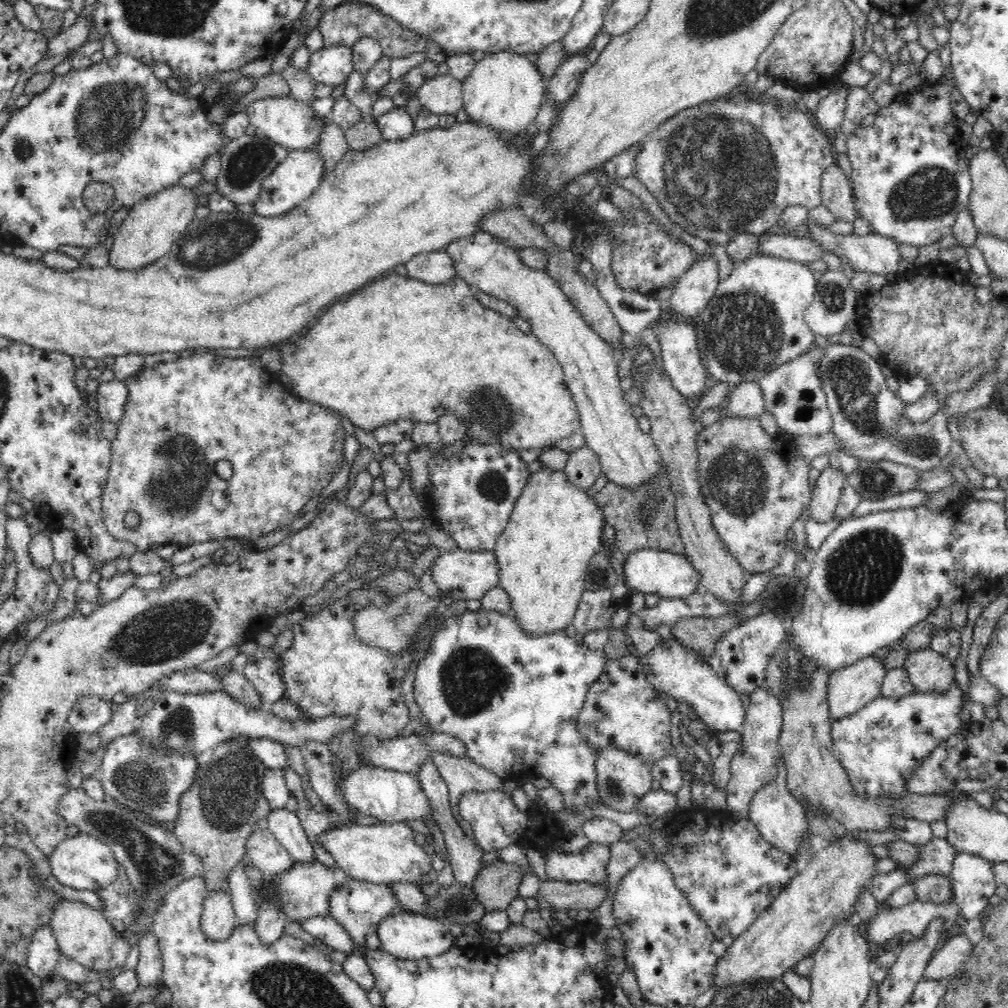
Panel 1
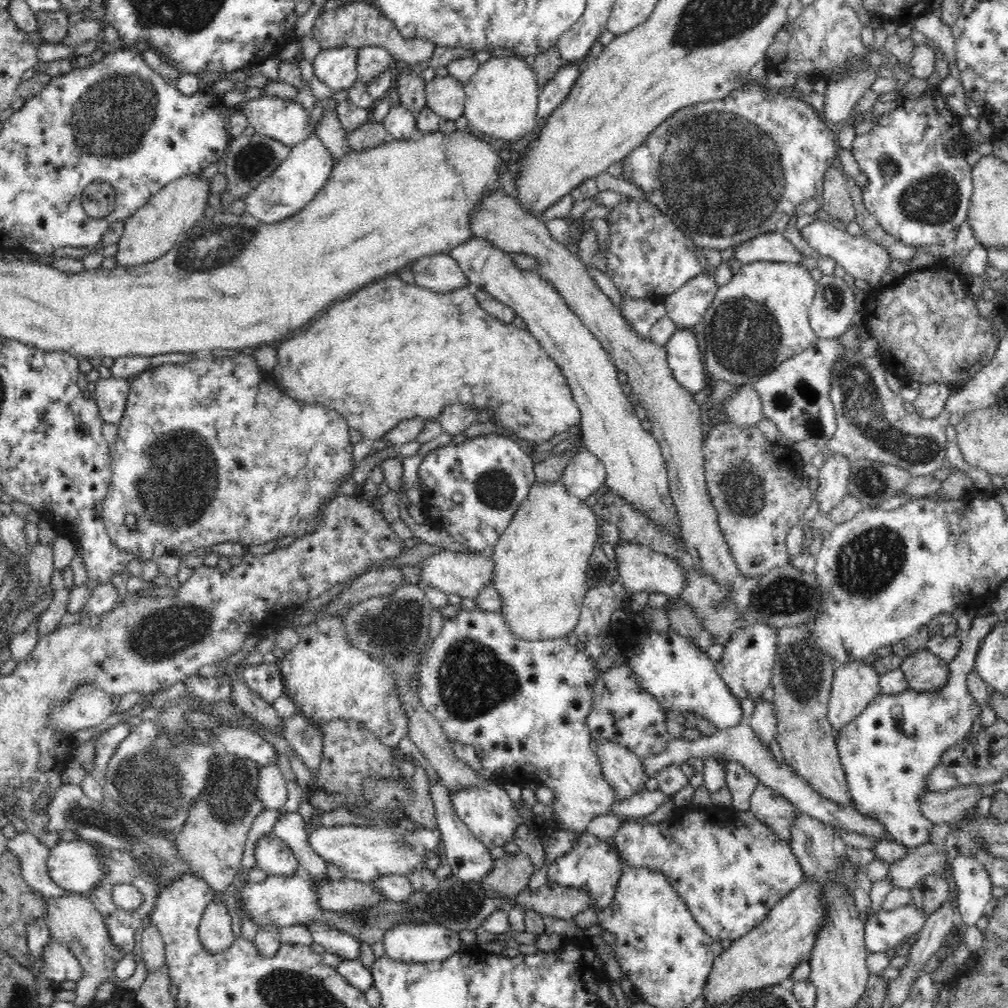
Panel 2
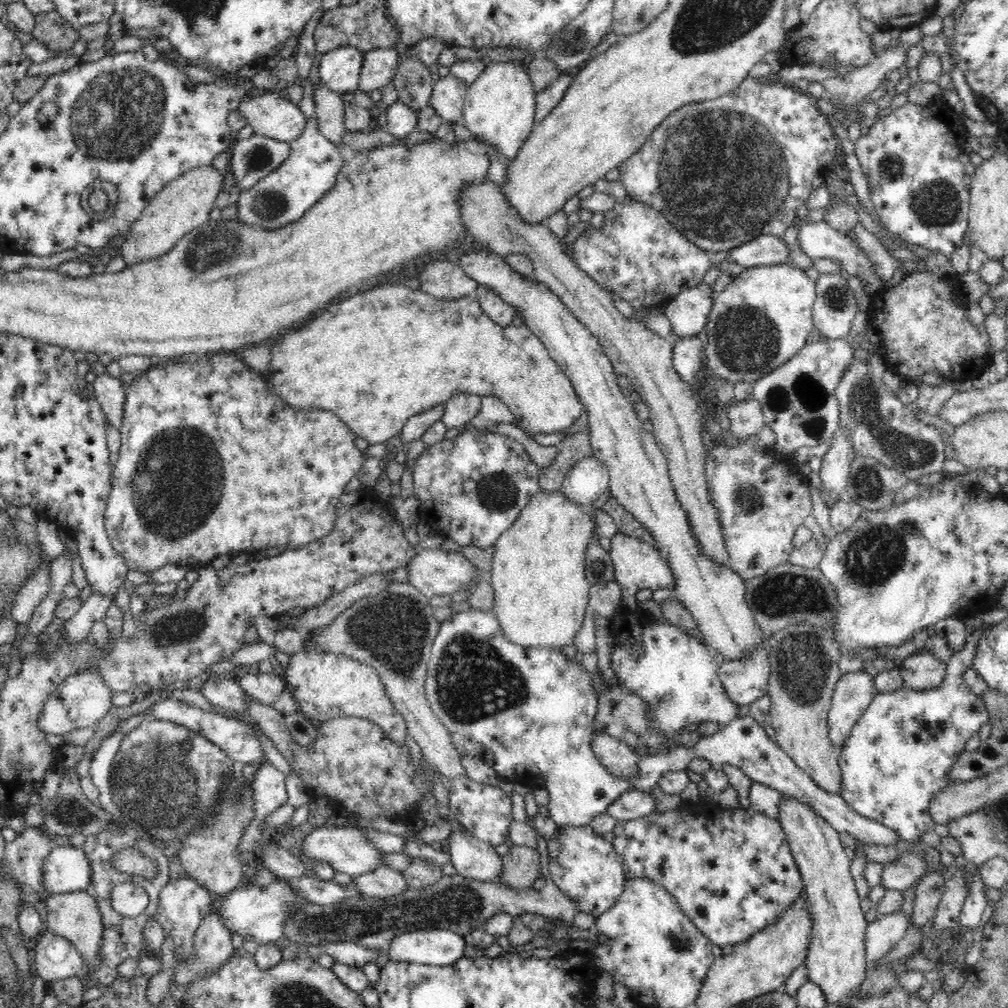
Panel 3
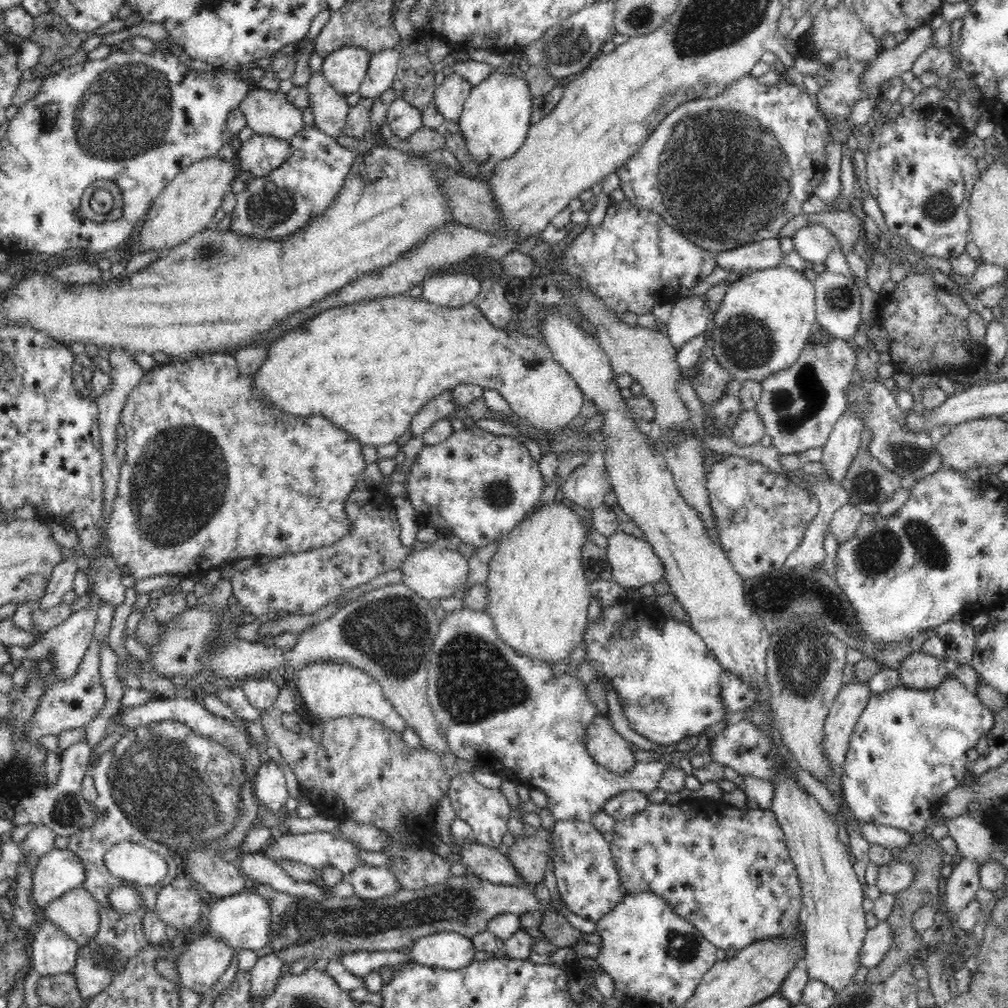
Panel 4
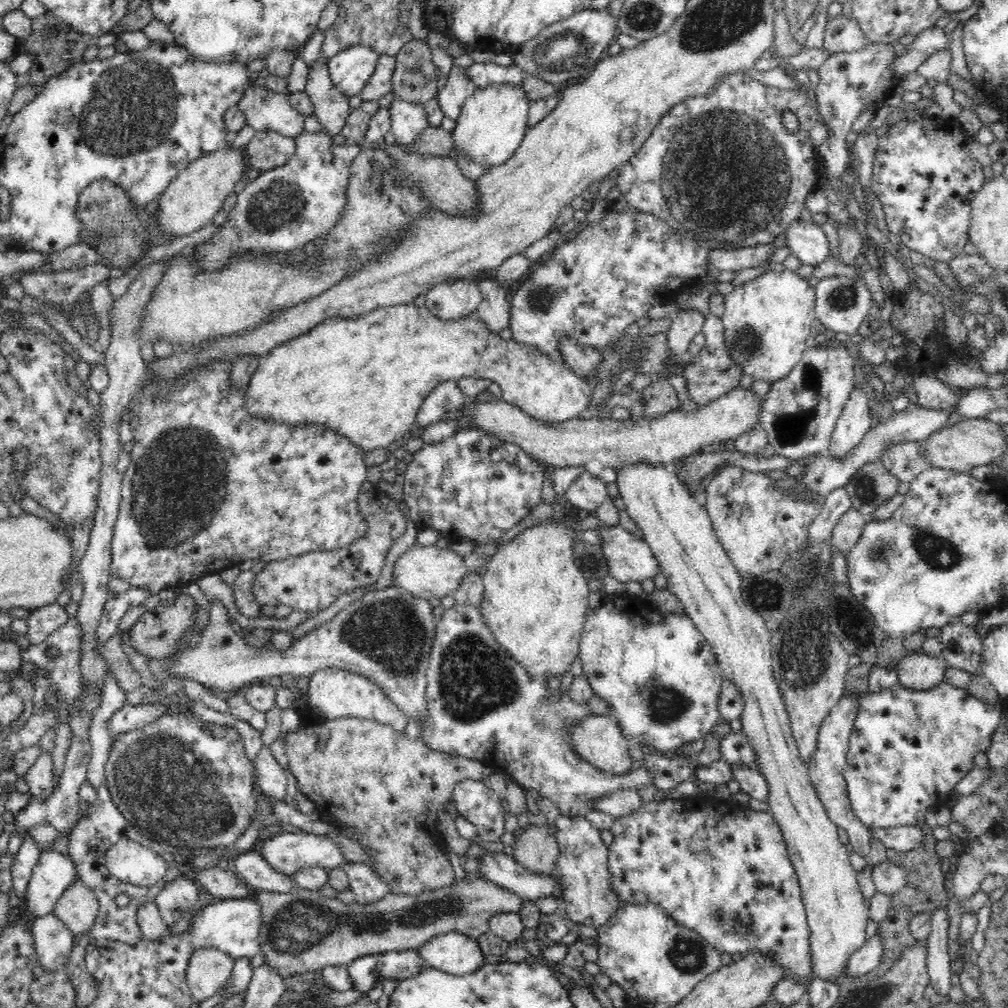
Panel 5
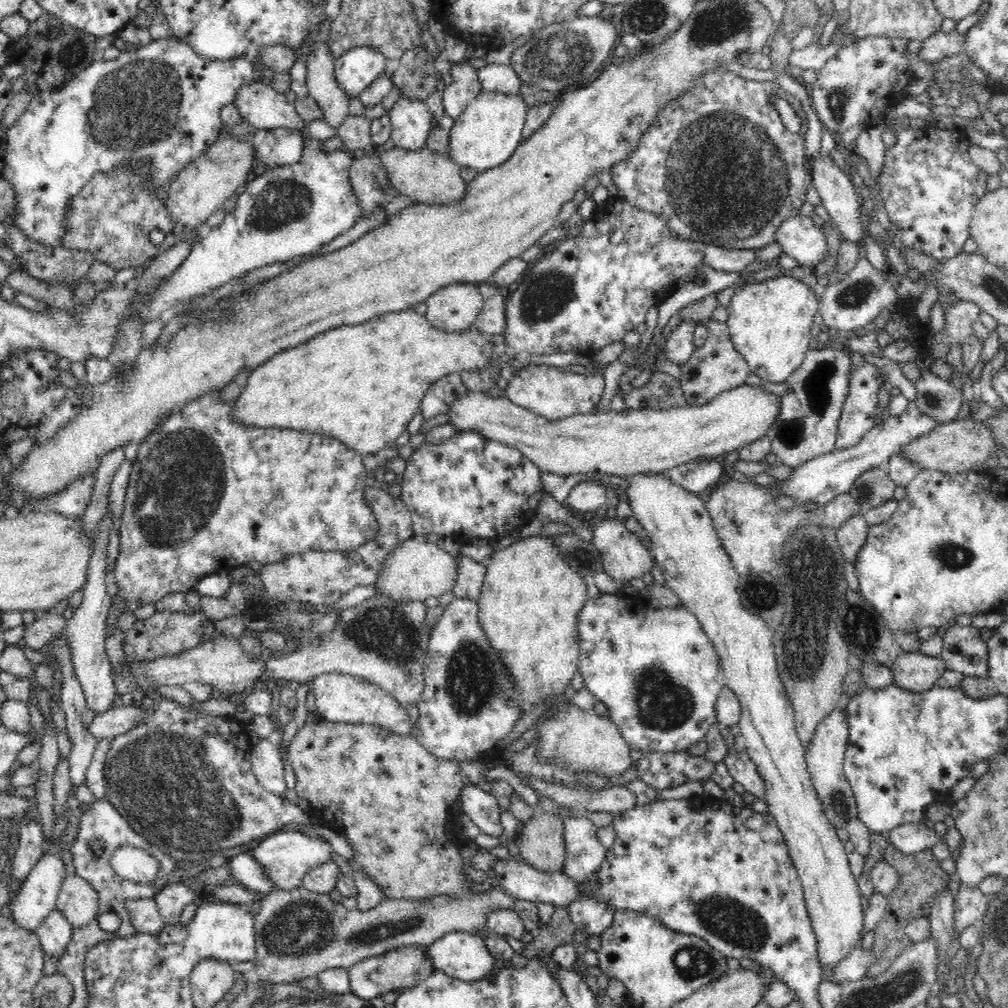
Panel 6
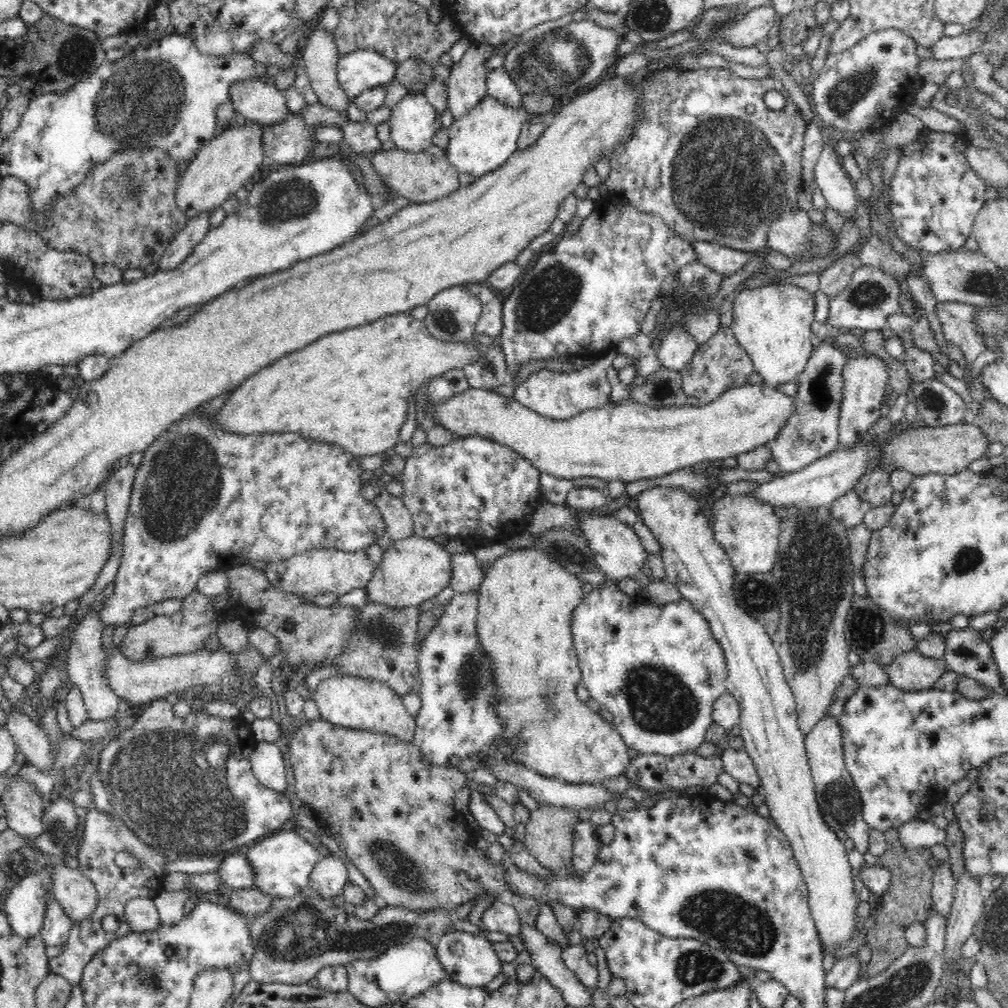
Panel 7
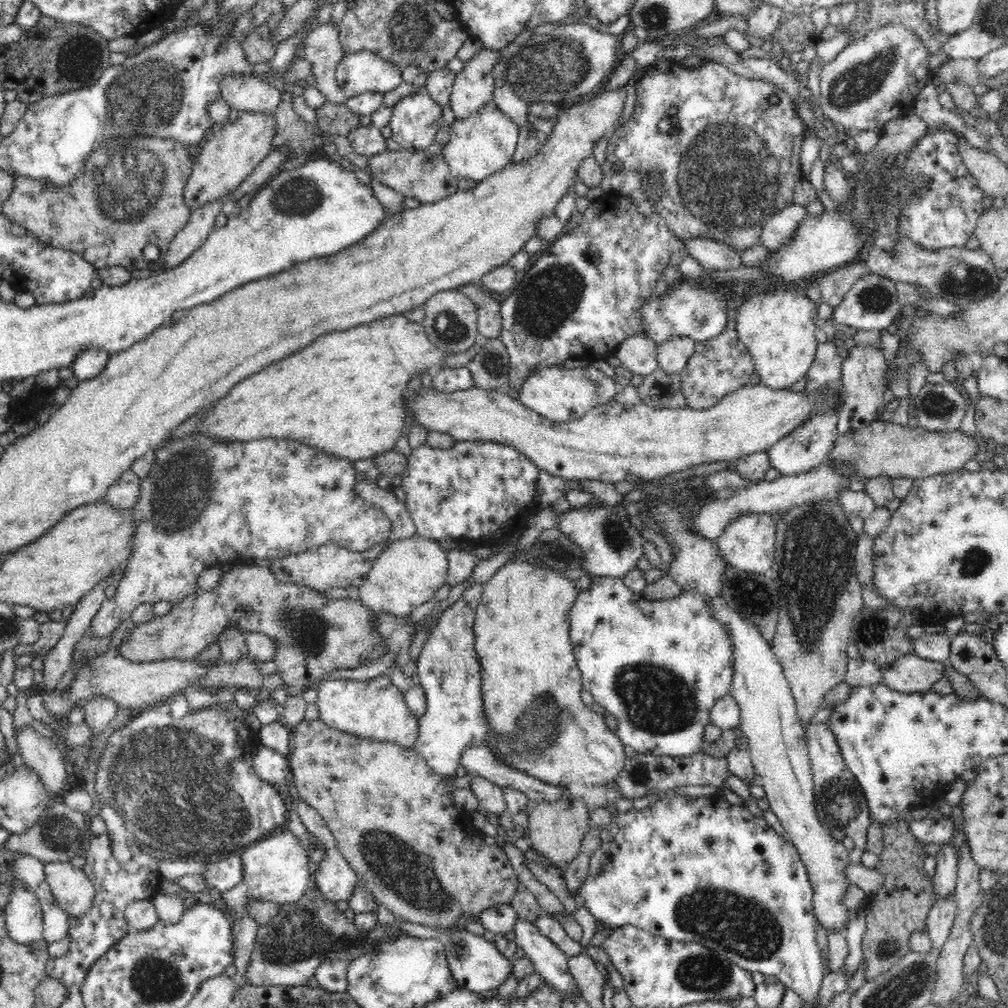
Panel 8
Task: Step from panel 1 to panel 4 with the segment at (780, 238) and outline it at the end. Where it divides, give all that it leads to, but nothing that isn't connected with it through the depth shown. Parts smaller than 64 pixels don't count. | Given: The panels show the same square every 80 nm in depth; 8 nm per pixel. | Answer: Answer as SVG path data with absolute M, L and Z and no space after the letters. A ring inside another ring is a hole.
M765 238L746 246L736 247L714 254L715 265L724 270L755 271L780 267L784 262L784 254L780 249L780 238Z

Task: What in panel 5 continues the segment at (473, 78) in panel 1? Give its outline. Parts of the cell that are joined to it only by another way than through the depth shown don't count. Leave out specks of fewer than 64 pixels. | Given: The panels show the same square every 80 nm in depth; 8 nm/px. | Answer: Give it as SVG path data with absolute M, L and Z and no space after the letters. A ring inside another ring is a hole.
M494 84L485 88L478 87L475 94L465 100L456 120L452 132L454 145L451 156L456 159L460 154L465 154L472 161L480 162L486 167L504 164L518 150L526 134L530 103L521 85Z

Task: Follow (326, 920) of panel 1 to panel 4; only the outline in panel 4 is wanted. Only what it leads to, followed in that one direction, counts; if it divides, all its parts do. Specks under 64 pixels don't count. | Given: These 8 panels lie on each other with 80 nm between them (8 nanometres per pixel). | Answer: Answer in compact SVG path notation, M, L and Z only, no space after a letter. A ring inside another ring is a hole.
M402 950L350 951L345 952L339 960L350 972L364 979L364 982L372 970L379 970L382 966L390 966L393 969L412 961Z

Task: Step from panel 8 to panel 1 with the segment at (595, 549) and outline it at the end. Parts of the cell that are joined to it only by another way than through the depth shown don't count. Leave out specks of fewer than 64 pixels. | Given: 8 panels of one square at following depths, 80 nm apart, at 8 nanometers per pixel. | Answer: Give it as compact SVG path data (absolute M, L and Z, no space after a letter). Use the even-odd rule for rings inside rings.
M644 548L628 554L623 564L623 582L630 590L644 594L657 594L661 599L686 598L701 588L700 573L688 561L686 554L680 556L670 551Z

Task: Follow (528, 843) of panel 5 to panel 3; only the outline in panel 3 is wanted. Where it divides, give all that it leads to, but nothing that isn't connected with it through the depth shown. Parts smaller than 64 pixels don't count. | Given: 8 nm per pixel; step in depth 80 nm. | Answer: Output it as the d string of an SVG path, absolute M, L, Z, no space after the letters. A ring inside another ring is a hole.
M513 846L501 856L503 869L496 882L510 888L532 887L540 873L540 853L537 847Z

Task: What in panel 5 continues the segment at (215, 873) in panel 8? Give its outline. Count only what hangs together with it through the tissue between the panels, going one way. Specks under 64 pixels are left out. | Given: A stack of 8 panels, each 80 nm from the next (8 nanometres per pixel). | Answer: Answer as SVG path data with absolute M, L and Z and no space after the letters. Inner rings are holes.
M245 851L234 856L231 866L244 884L256 890L292 893L297 890L295 879L274 870L257 851Z

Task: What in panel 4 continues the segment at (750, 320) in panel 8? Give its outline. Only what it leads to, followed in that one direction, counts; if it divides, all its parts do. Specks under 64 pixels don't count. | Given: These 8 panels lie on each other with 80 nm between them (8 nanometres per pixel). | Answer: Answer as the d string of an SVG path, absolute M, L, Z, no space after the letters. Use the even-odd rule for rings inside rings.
M782 264L780 267L774 267L769 269L758 269L742 275L741 278L728 286L724 300L720 304L720 308L716 310L715 315L712 316L714 320L714 330L711 332L712 337L712 353L714 353L714 359L720 367L725 368L730 376L736 380L754 380L761 382L767 376L778 372L779 370L792 366L796 360L800 357L802 350L810 343L811 334L814 332L816 325L816 310L815 310L815 284L810 282L803 271L798 271L790 266Z

